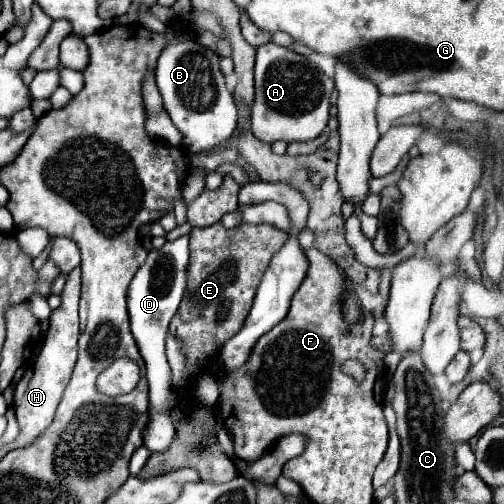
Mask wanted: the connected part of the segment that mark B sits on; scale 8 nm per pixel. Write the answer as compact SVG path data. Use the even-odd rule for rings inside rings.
M195 41L169 45L169 49L165 49L157 61L155 81L163 97L165 111L175 127L183 133L181 145L187 145L191 153L219 145L235 131L237 107L233 95L225 87L225 77L219 71L219 57L209 47Z

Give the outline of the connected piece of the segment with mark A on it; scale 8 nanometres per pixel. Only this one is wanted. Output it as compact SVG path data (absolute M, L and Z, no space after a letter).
M275 43L261 45L257 49L255 63L255 103L251 107L251 133L265 143L275 143L279 139L309 141L319 137L329 121L329 97L333 89L335 83L319 69L313 69L303 55Z

